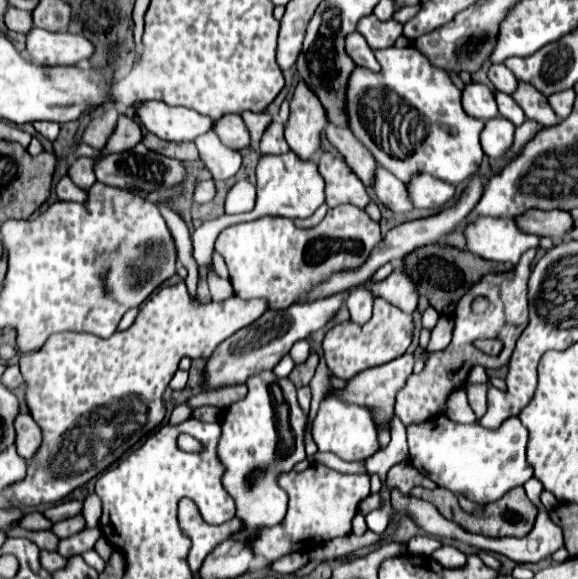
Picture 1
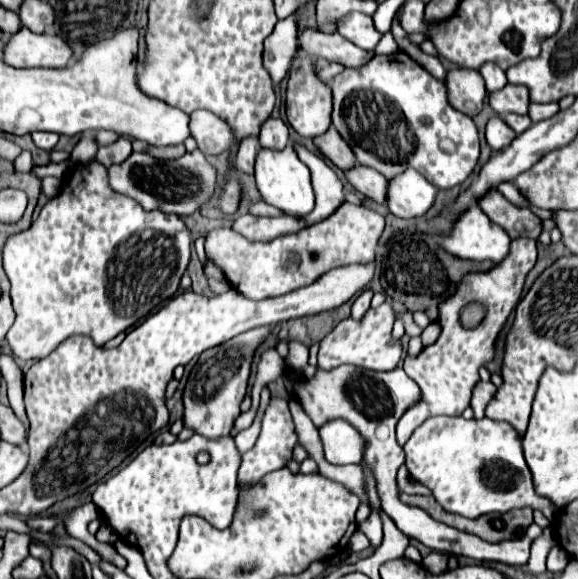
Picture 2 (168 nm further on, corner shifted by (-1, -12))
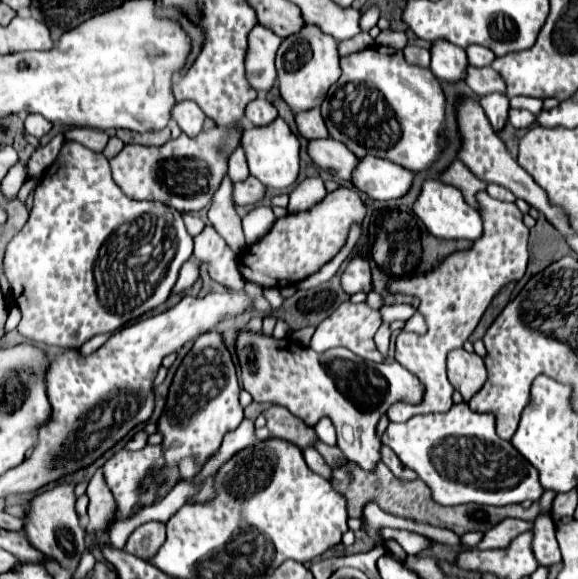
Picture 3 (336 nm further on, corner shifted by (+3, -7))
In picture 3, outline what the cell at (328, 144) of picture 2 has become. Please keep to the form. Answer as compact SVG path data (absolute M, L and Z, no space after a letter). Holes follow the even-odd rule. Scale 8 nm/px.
M309 109L309 111L301 111L295 115L295 123L297 123L297 129L299 133L305 137L305 139L321 139L321 137L329 137L327 129L325 129L325 123L321 119L321 113L319 109Z

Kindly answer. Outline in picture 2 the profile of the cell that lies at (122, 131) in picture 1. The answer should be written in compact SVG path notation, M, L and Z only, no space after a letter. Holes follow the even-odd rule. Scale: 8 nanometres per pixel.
M119 138L117 142L99 148L99 152L97 152L97 162L103 164L105 168L109 168L109 166L113 166L113 164L121 164L121 162L127 160L129 156L131 156L131 140L129 140L129 138Z

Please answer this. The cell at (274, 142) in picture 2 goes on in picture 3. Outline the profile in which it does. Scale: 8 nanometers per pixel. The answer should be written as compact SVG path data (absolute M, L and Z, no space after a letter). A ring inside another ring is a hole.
M263 97L253 99L247 107L245 107L245 117L253 123L253 125L267 125L277 117L277 109Z

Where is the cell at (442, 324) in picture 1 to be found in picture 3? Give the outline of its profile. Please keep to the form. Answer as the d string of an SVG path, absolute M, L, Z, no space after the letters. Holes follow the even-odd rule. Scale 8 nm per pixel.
M415 313L415 315L405 323L403 331L413 331L413 333L419 333L419 335L427 333L427 325L425 325L423 315L421 315L421 313Z

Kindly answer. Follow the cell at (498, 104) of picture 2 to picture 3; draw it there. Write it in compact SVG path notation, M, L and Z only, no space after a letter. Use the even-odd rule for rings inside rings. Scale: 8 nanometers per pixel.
M467 65L465 71L465 83L471 87L471 91L477 97L489 95L493 91L503 91L505 93L505 83L503 79L497 75L497 71L493 71L491 67L471 67Z

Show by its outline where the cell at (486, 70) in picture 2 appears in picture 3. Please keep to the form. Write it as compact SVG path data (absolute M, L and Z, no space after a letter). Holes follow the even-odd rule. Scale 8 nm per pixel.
M469 45L467 49L467 59L473 67L485 67L485 65L491 65L491 61L495 59L493 51L489 51L487 47L483 45Z

